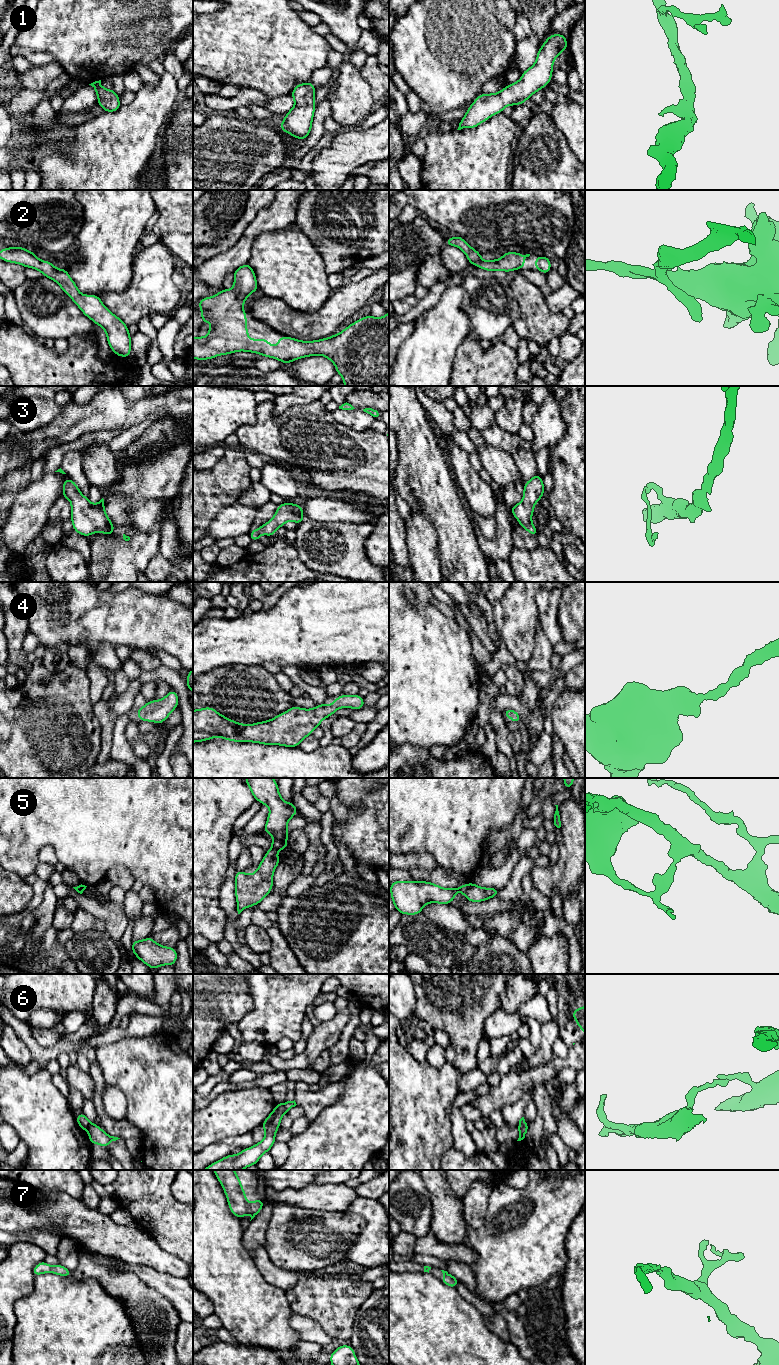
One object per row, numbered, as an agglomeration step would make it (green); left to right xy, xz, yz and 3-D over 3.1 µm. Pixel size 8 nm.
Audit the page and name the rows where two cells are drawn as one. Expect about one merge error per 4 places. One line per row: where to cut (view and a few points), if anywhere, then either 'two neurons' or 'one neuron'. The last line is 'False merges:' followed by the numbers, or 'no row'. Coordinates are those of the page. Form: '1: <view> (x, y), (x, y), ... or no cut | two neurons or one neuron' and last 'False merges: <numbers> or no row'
1: no cut | one neuron
2: no cut | one neuron
3: no cut | one neuron
4: no cut | one neuron
5: xz (272, 848), (276, 851) | two neurons
6: yz (518, 1125), (527, 1128) | two neurons
7: no cut | one neuron
False merges: 5, 6

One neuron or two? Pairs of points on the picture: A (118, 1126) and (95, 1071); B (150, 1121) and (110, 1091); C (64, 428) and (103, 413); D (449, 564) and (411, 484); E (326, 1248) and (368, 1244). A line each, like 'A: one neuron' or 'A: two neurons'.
A: one neuron
B: two neurons
C: one neuron
D: one neuron
E: two neurons

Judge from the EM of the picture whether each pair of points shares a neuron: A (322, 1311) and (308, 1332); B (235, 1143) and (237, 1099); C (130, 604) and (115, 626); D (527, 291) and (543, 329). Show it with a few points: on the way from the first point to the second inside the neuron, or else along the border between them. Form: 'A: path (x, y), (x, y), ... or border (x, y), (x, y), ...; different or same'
A: border (294, 1311), (311, 1318), (332, 1338); different
B: border (250, 1131), (212, 1142); different
C: path (130, 609), (120, 621); same
D: path (531, 300), (533, 309), (540, 320); same

